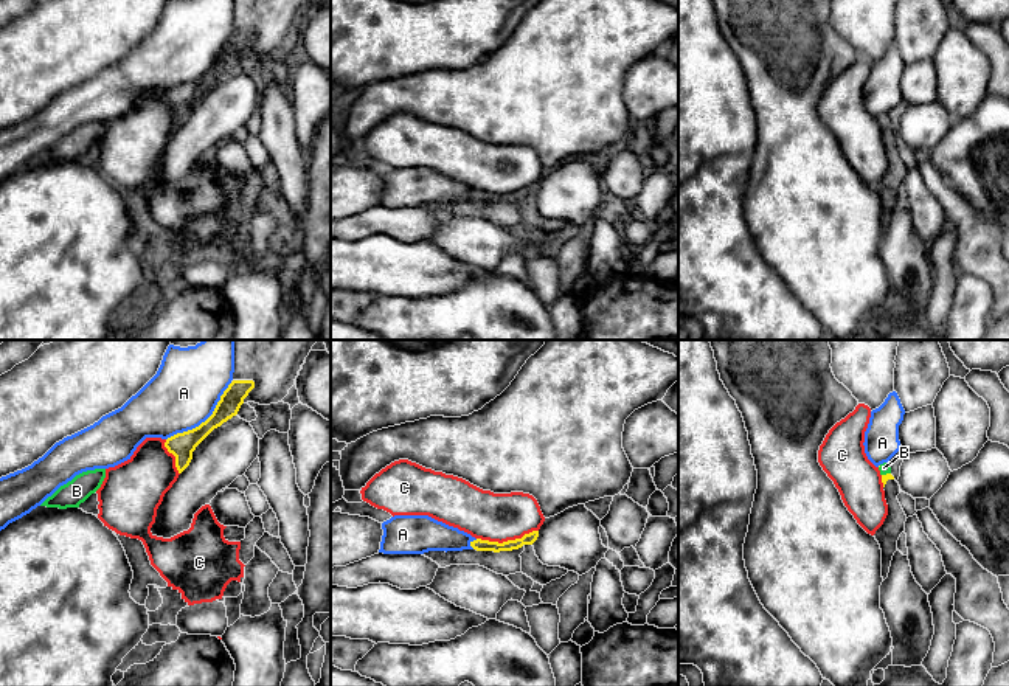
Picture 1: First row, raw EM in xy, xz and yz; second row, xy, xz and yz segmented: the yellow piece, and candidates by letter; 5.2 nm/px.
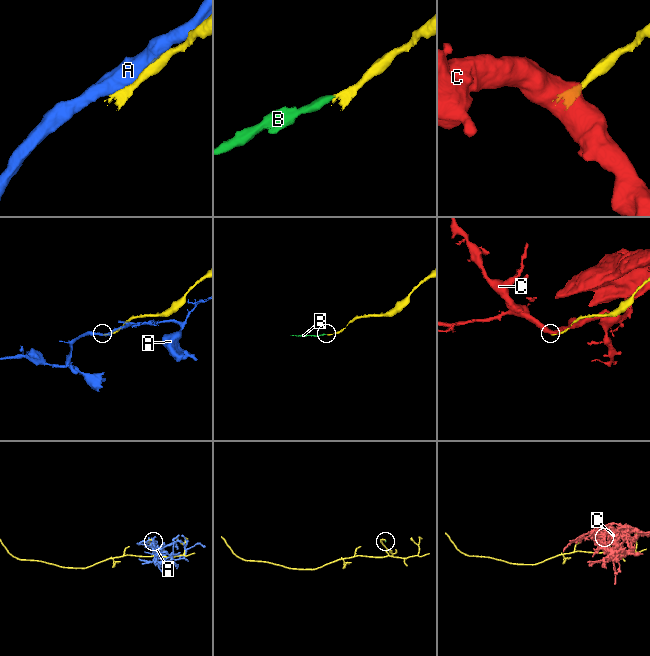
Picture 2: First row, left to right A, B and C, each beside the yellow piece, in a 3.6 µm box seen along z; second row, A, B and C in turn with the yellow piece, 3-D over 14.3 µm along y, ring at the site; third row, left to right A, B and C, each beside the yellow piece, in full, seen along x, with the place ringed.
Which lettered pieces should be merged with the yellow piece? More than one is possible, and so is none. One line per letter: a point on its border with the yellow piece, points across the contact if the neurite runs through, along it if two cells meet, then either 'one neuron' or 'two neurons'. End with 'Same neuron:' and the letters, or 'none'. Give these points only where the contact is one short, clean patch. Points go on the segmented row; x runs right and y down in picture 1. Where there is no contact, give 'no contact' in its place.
A: xy (205, 421) | two neurons
B: yz (887, 474) | across yz (887, 477), (887, 474), (884, 467) | one neuron
C: xz (508, 540) | two neurons
Same neuron: B

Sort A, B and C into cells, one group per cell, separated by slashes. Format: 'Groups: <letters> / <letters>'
Groups: A / B / C

